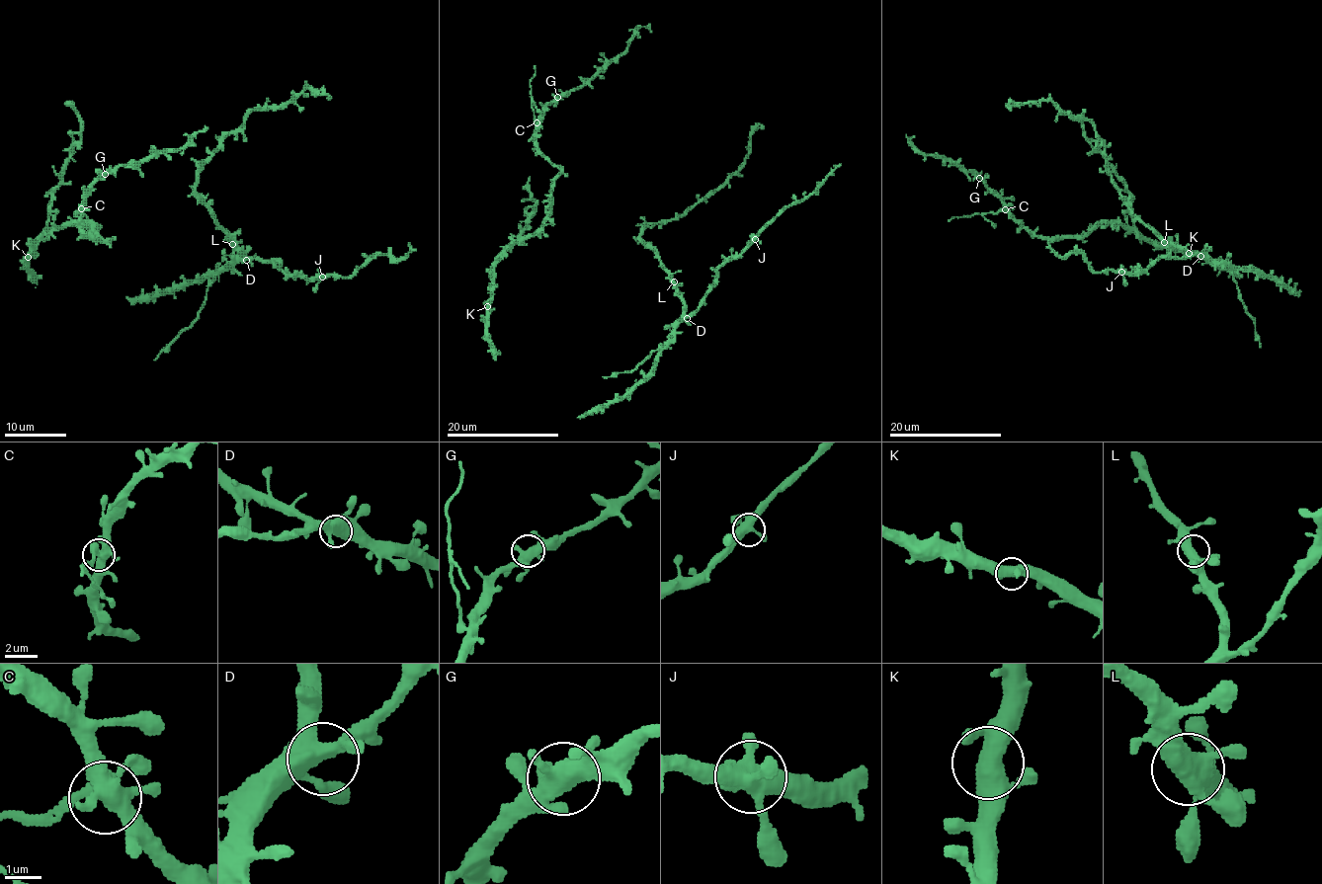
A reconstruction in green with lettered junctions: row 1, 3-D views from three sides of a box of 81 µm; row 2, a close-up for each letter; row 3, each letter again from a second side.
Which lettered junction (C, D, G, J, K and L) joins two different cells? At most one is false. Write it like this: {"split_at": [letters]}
{"split_at": ["C"]}

